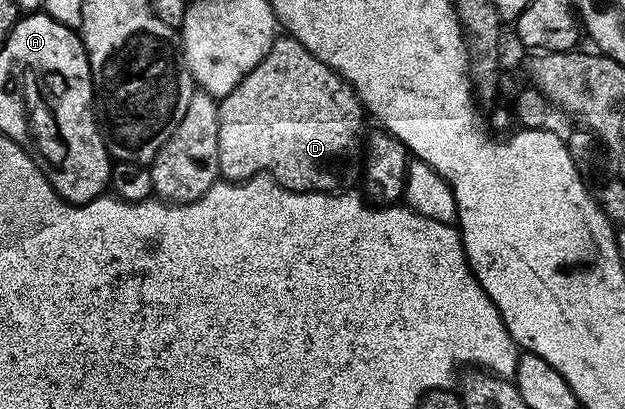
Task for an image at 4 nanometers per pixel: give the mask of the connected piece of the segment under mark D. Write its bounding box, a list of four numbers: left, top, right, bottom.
[217,35,365,193]

